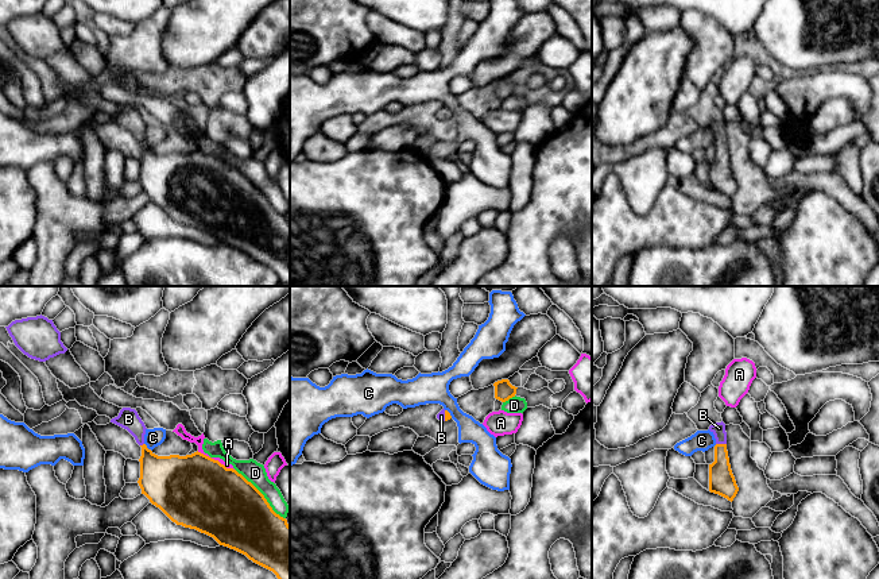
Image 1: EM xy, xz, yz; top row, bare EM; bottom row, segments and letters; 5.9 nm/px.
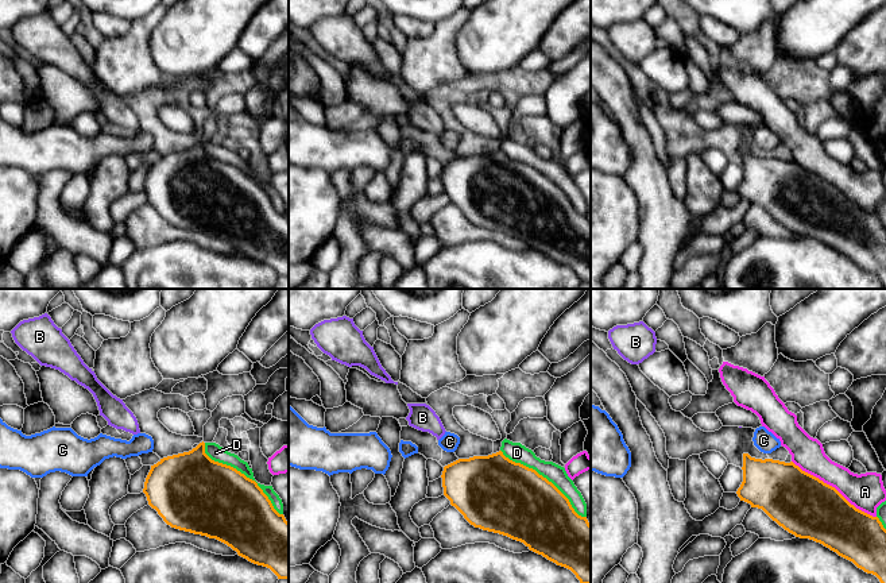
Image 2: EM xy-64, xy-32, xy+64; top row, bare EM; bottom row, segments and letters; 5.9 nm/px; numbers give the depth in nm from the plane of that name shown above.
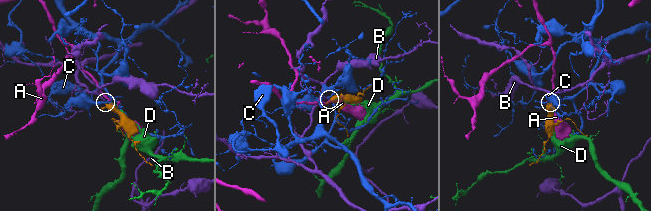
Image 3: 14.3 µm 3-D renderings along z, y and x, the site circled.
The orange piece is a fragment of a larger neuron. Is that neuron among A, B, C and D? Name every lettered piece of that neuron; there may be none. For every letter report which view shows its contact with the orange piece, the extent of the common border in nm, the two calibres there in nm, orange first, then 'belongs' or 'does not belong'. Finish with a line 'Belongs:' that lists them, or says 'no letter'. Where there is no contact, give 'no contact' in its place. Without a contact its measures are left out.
A: contact in xy; length 260 nm; calibres 440 and 30 nm; does not belong
B: contact in yz; length 60 nm; calibres 160 and 80 nm; belongs
C: contact in xy; length 70 nm; calibres 320 and 110 nm; does not belong
D: contact in xy; length 420 nm; calibres 400 and 130 nm; does not belong
Belongs: B

